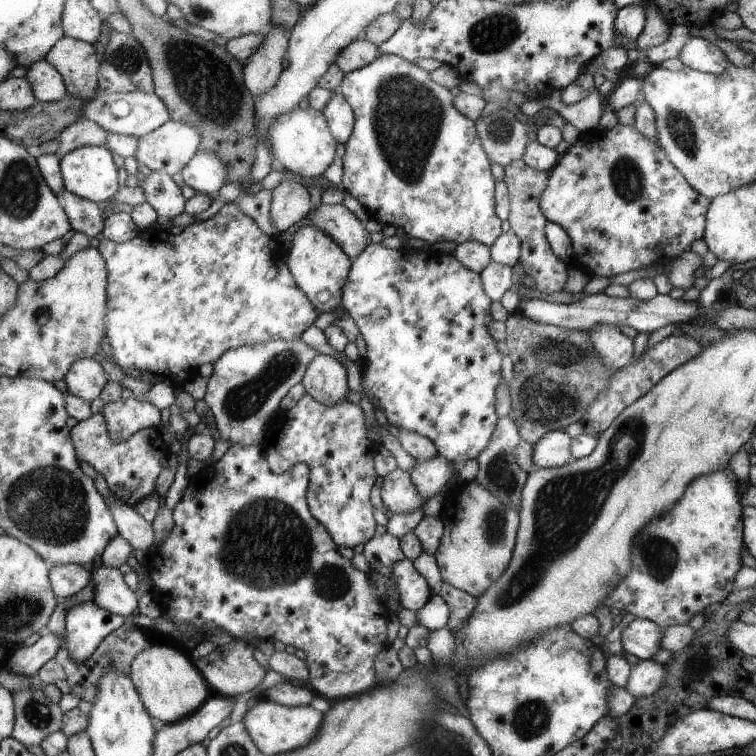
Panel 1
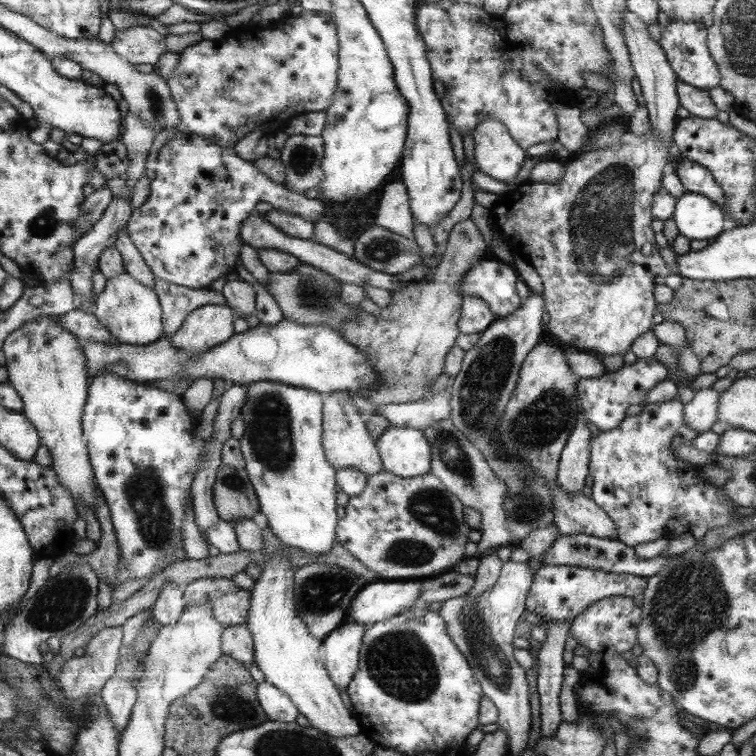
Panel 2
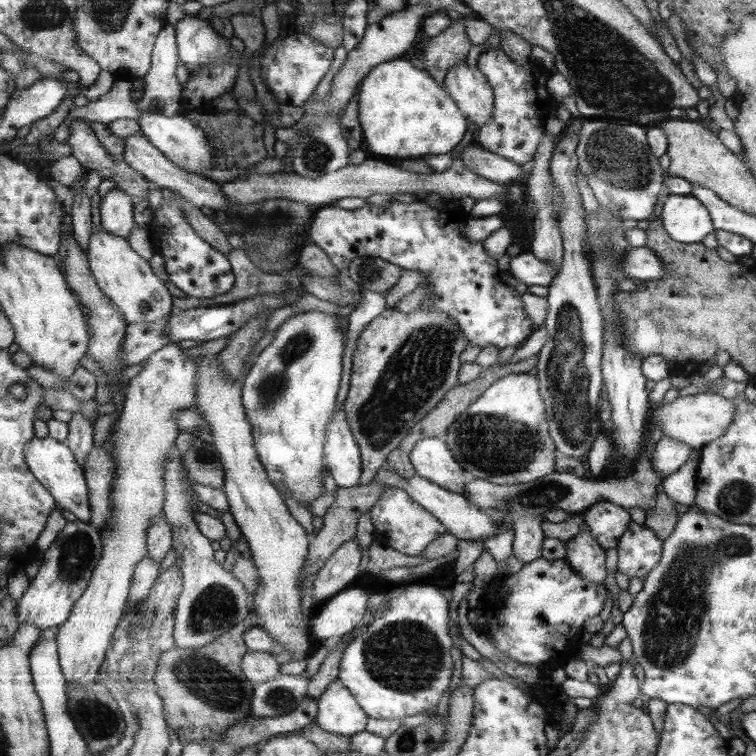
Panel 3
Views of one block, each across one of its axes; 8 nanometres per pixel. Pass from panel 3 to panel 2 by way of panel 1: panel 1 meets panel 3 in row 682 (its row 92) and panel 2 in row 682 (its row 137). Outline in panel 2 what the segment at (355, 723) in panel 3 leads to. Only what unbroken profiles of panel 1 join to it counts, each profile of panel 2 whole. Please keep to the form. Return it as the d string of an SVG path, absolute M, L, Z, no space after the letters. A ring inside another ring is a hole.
M344 621L323 639L326 670L339 690L347 688L358 670L358 658L366 628L361 623Z

